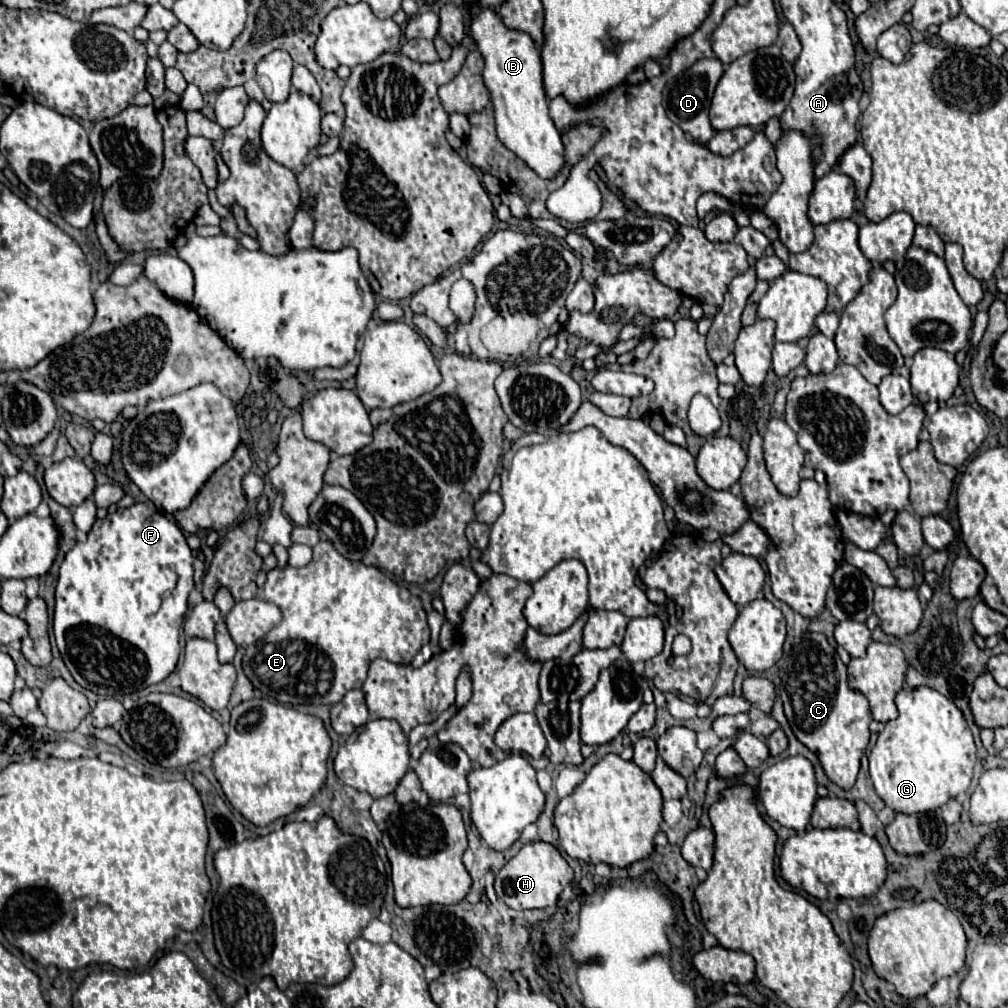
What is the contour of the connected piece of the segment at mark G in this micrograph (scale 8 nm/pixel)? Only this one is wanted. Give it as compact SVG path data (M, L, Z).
M919 686L915 690L903 688L895 696L895 704L899 710L897 720L885 724L883 732L877 738L877 744L869 754L869 772L871 772L873 786L877 794L883 798L883 802L895 812L917 814L917 812L937 810L947 800L965 792L971 782L975 752L977 752L971 730L961 710L933 688L927 688L927 686Z

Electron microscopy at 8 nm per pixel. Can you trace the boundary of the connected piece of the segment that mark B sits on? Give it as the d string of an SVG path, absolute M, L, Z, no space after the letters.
M473 8L471 36L477 50L485 58L483 80L491 92L499 140L533 172L537 172L537 176L551 180L557 176L557 172L561 172L561 164L565 164L565 148L561 134L549 116L549 100L543 90L539 48L531 36L507 28L491 8Z

